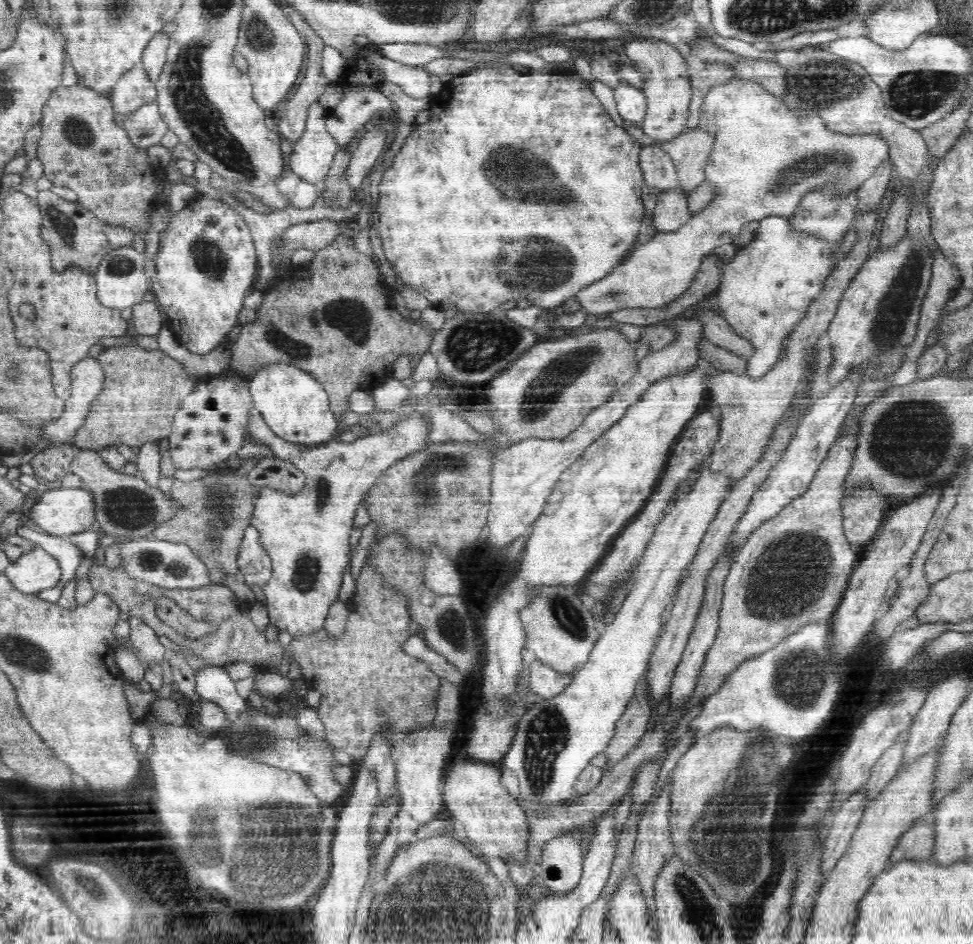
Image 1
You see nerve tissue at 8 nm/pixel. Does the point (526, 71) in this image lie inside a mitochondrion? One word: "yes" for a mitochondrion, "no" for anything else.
no

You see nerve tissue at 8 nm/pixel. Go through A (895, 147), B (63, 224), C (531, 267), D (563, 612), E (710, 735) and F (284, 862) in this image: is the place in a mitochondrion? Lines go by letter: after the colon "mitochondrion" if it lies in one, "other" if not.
A: other
B: mitochondrion
C: mitochondrion
D: mitochondrion
E: other
F: mitochondrion

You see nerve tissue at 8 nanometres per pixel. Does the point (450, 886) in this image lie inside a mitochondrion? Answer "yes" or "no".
yes

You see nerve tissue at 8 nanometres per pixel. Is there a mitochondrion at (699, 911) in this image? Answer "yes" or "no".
yes

